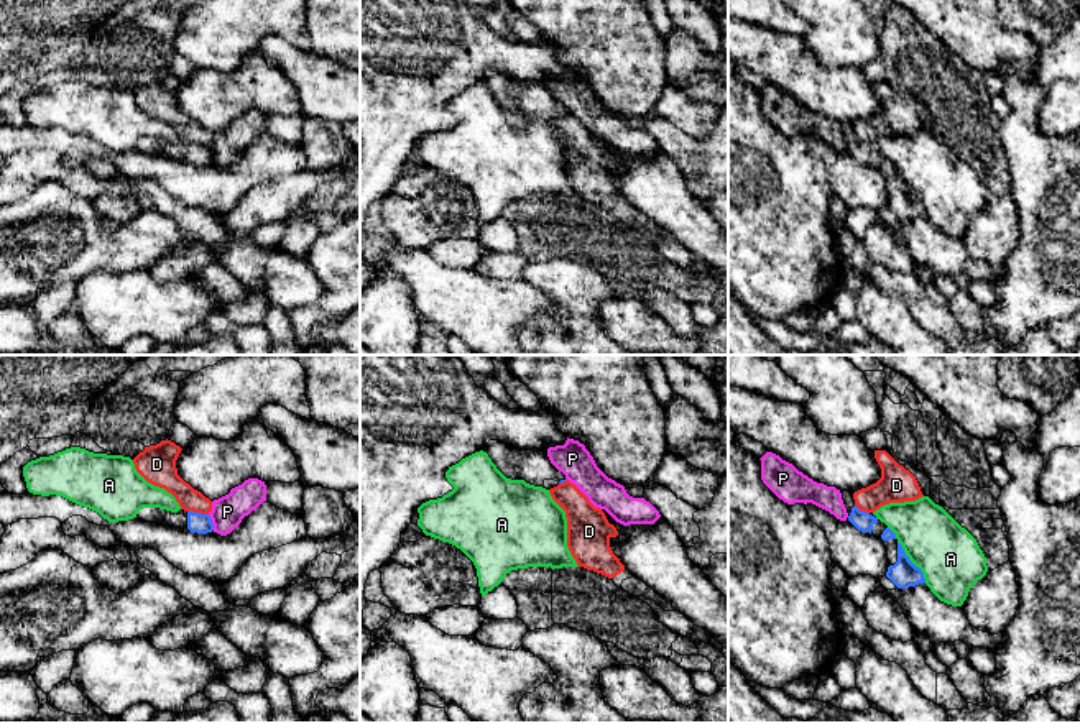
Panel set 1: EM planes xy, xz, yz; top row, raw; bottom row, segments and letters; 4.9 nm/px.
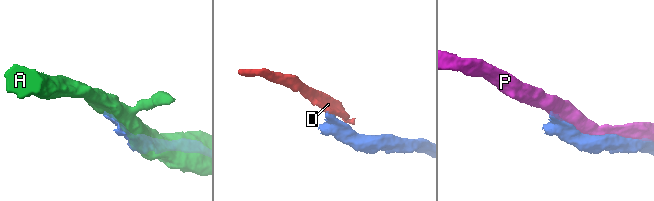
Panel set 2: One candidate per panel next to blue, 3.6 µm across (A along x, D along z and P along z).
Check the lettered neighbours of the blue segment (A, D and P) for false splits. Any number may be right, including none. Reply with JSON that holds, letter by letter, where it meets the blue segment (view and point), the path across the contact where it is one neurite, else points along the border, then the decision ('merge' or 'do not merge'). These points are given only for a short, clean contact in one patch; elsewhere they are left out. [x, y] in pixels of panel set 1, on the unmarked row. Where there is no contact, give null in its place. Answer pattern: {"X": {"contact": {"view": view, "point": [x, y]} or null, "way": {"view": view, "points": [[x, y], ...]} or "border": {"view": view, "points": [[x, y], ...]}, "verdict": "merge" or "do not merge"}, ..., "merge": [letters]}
{"A": {"contact": {"view": "yz", "point": [911, 194]}, "verdict": "do not merge"}, "D": {"contact": {"view": "xy", "point": [198, 145]}, "border": {"view": "xy", "points": [[188, 142], [207, 147]]}, "verdict": "do not merge"}, "P": {"contact": {"view": "xy", "point": [211, 155]}, "verdict": "do not merge"}, "merge": []}

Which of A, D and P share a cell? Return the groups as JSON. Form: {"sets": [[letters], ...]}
{"sets": [["A"], ["D"], ["P"]]}

